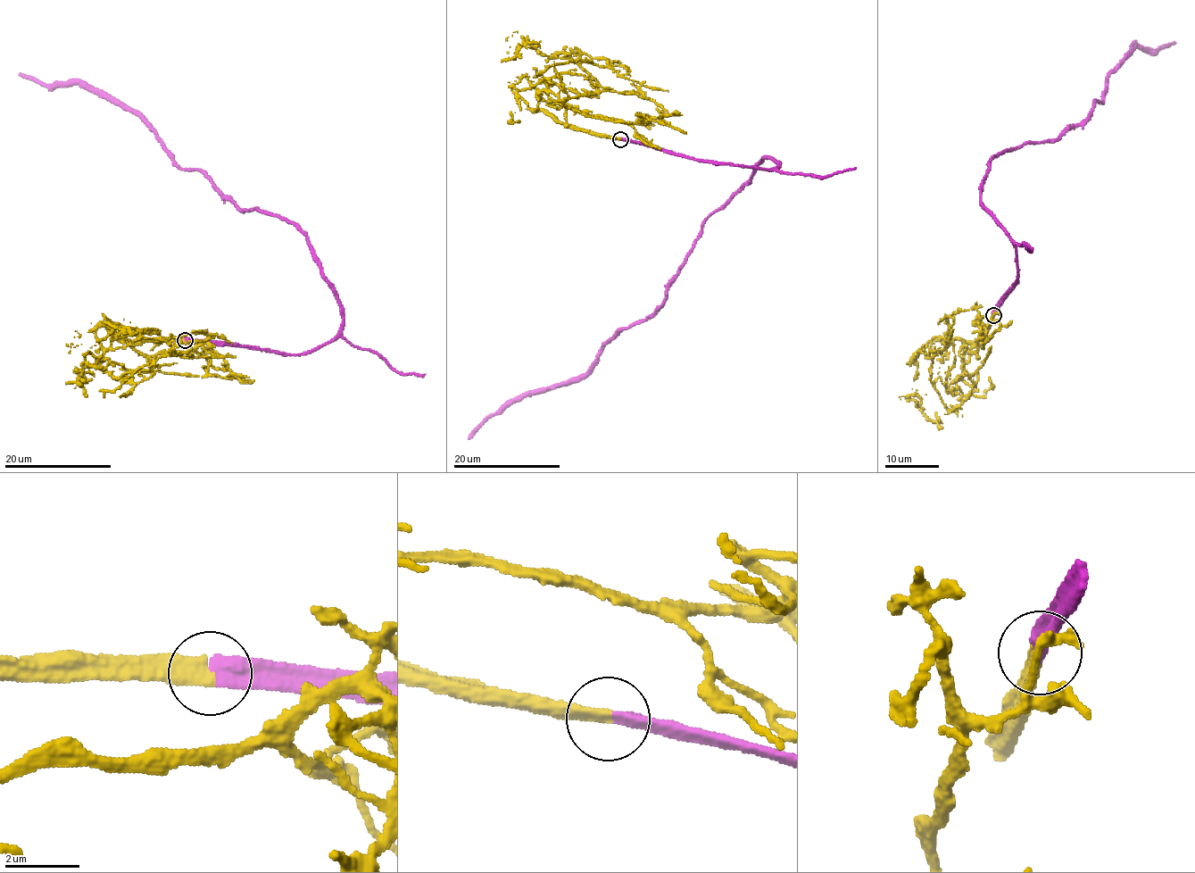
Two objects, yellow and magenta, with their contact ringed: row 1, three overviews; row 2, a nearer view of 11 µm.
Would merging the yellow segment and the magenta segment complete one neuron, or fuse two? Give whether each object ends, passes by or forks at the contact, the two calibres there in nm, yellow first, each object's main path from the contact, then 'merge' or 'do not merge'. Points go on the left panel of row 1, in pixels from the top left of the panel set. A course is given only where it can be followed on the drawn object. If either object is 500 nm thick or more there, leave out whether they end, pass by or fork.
yellow ends; magenta ends; calibres 400 and 440 nm; course yellow (185, 340), (104, 352), (131, 372), (119, 396), (170, 347), (113, 328), (87, 353), (81, 385), (66, 384); course magenta (185, 340), (309, 353), (335, 337), (343, 309), (297, 227), (226, 198), (136, 114), (19, 74); merge

